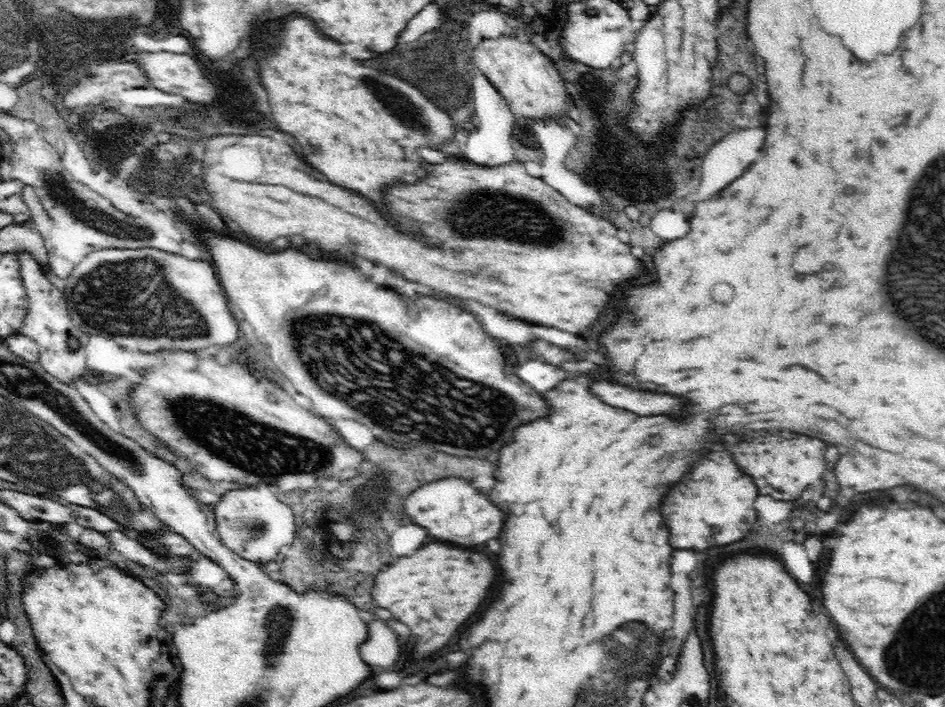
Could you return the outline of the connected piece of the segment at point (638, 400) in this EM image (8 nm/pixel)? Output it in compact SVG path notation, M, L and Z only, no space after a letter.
M596 382L596 394L600 394L604 402L612 402L612 406L632 410L636 414L660 414L676 406L676 398L668 394L650 394L628 386L624 388L614 382Z

